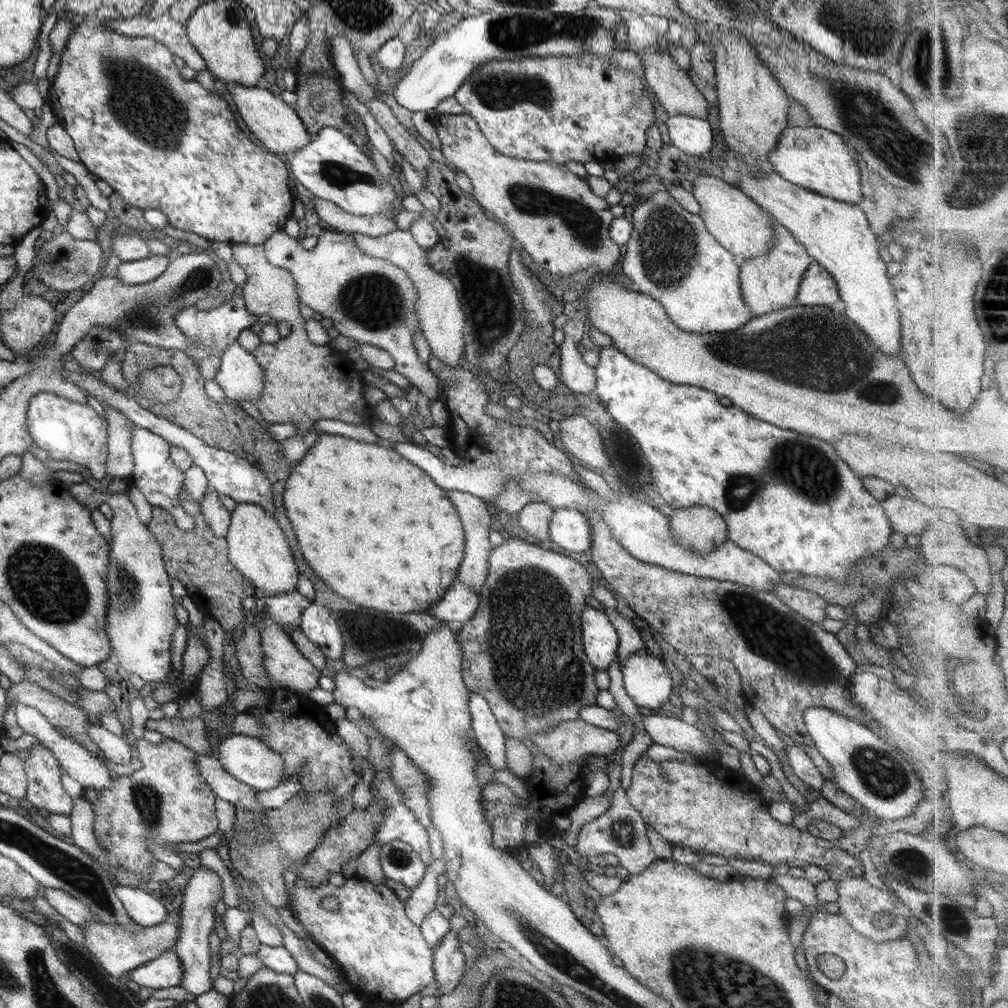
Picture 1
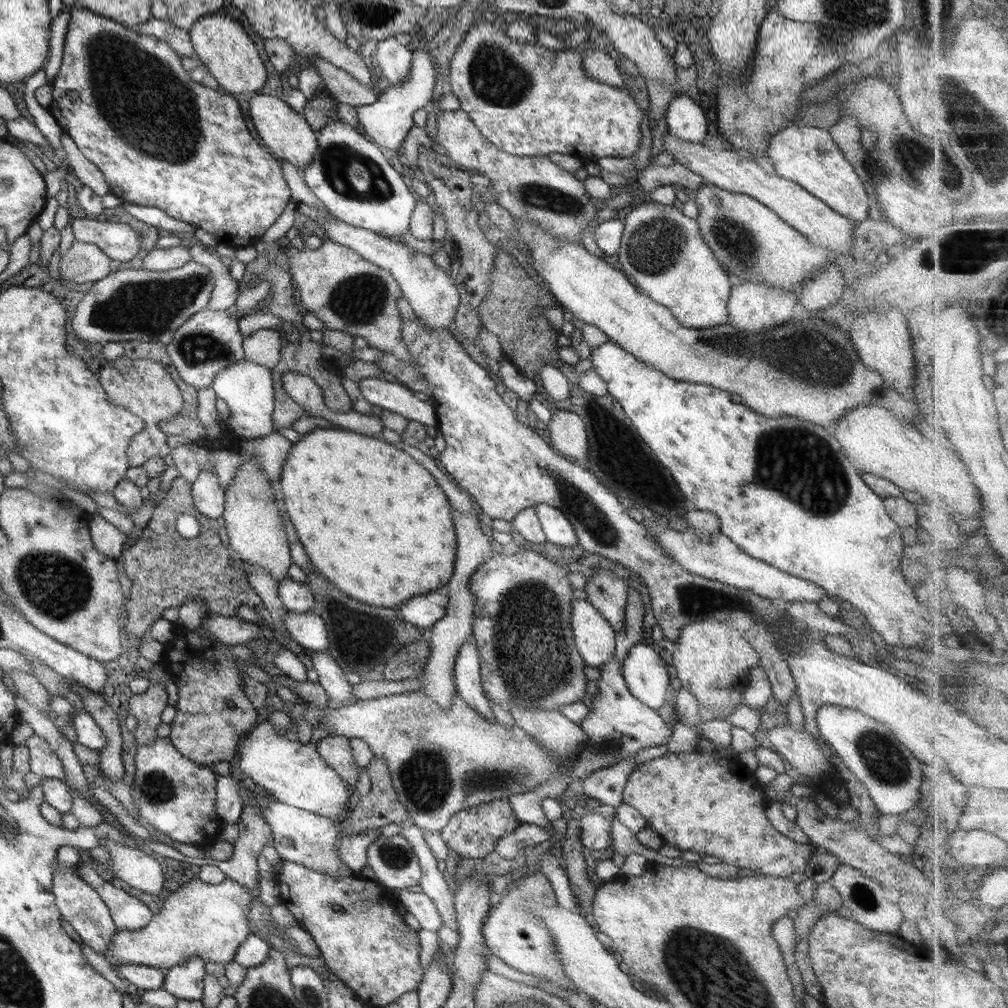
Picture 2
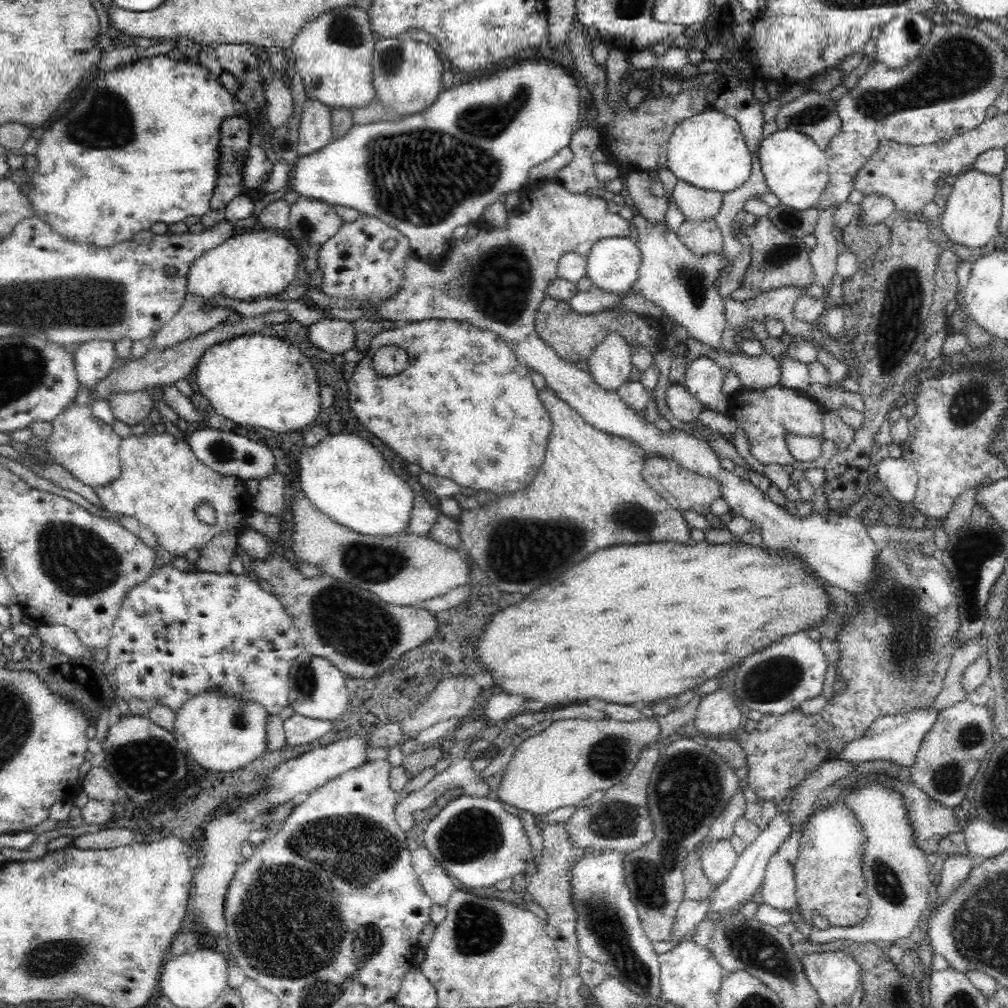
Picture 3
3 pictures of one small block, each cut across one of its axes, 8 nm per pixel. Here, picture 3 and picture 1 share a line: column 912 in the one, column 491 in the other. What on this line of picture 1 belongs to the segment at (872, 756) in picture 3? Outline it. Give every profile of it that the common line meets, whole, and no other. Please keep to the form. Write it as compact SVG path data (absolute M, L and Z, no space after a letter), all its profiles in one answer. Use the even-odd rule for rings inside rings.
M468 691L468 709L471 714L470 736L487 757L494 770L506 768L504 734L481 694Z

